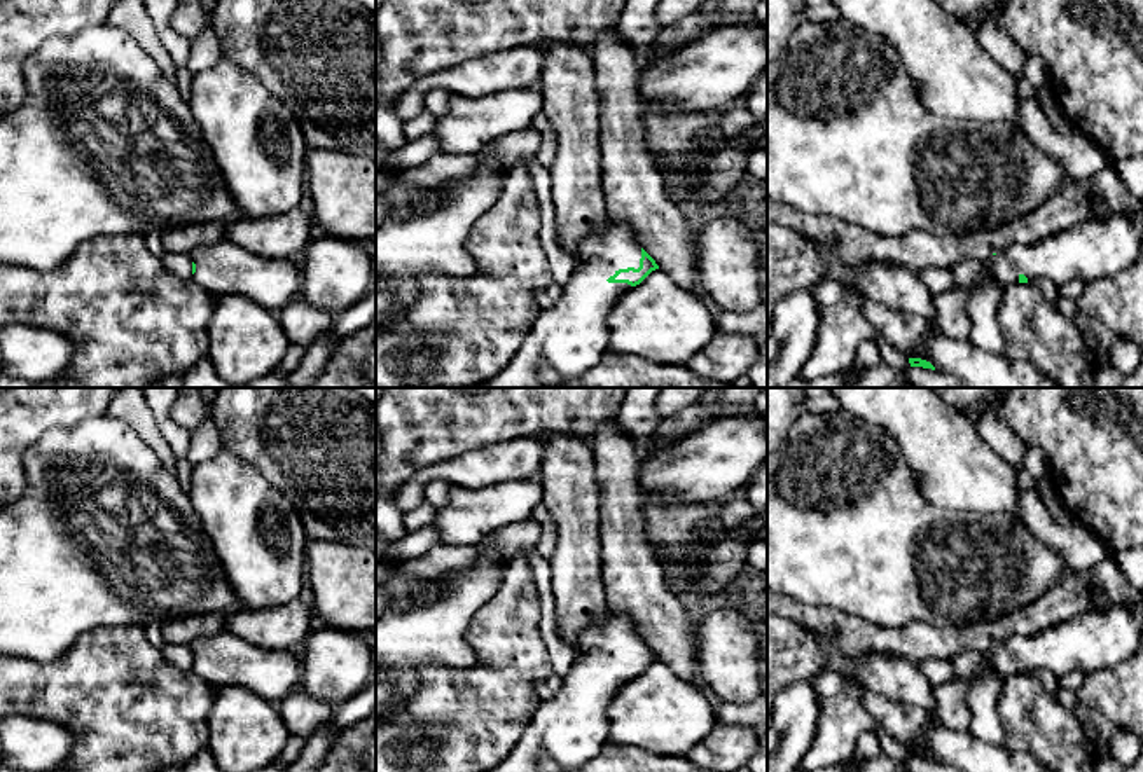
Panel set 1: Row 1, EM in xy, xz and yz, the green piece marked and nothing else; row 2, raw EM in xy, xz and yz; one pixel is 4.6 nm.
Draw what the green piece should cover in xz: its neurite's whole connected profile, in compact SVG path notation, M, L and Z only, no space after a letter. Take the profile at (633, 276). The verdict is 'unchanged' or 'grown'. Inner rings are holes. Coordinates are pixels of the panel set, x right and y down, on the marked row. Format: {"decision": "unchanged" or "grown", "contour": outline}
{"decision": "grown", "contour": "M608 217L605 227L582 243L582 255L558 302L540 311L510 363L489 381L468 388L545 388L538 381L542 365L549 365L559 377L578 377L596 367L608 351L606 320L612 307L624 292L640 285L655 269L659 265L643 250L633 229Z"}

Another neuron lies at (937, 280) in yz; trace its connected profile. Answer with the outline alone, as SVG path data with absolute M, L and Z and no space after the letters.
M932 265L921 271L919 278L933 297L954 286L952 272L947 267Z

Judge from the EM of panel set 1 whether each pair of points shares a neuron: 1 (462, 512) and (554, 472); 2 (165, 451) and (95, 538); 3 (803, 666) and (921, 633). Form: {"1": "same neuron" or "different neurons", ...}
{"1": "different neurons", "2": "different neurons", "3": "different neurons"}

